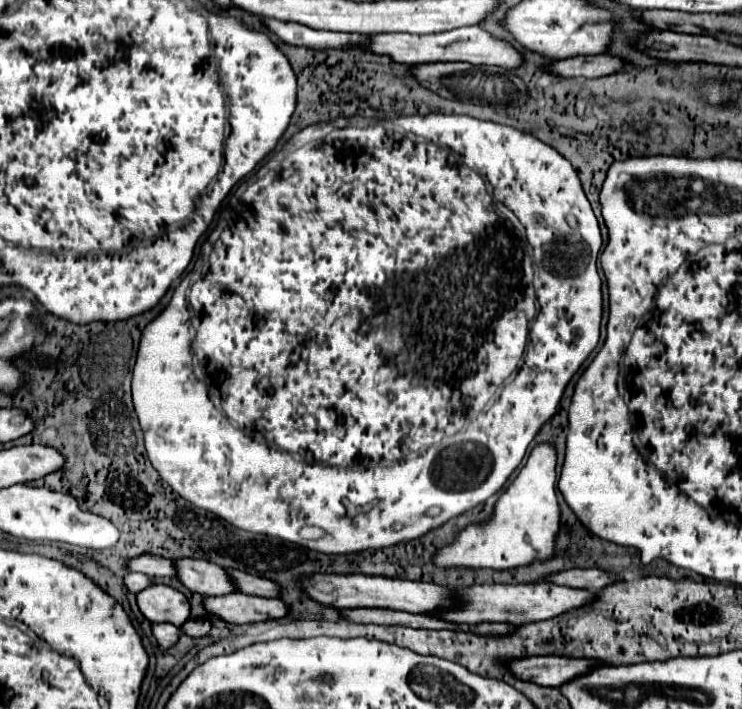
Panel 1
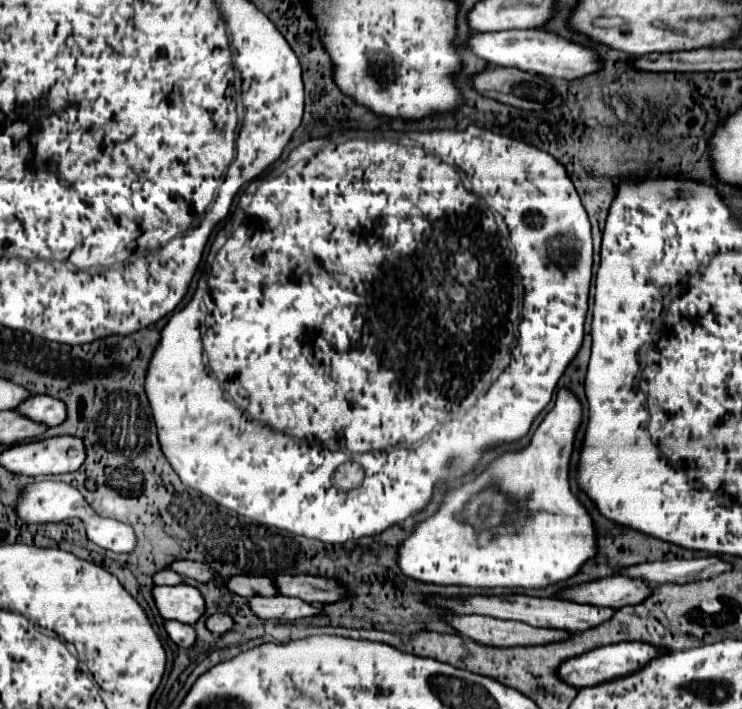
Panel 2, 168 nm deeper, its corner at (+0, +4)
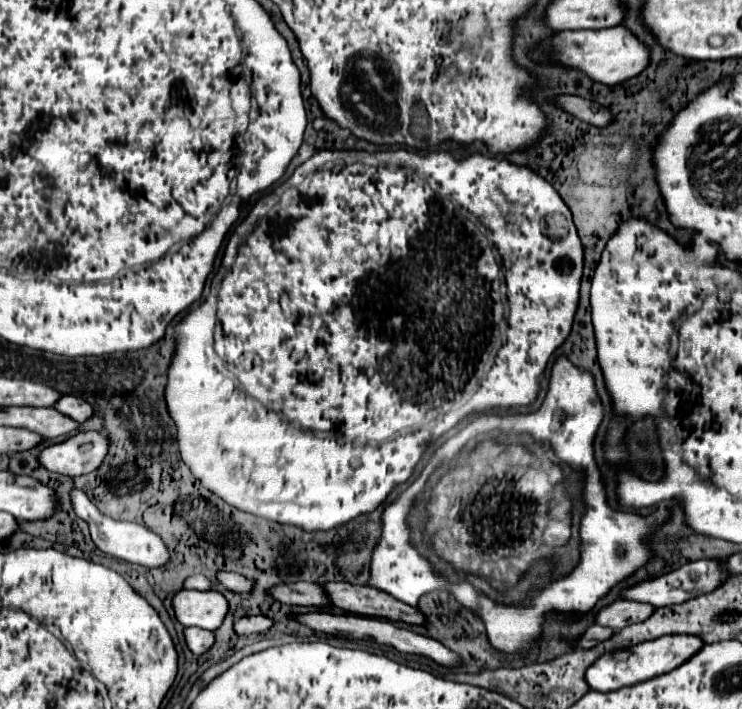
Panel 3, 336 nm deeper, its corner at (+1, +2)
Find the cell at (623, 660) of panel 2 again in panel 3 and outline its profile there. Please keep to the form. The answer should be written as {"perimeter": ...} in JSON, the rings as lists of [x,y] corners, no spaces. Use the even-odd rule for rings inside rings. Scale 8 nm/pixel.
{"perimeter":[[[670,635],[670,637],[658,637],[658,639],[652,639],[652,641],[644,641],[640,645],[630,647],[628,651],[624,649],[624,651],[614,651],[614,653],[602,655],[586,671],[586,681],[592,689],[598,689],[598,691],[614,691],[614,689],[622,689],[622,687],[628,687],[628,685],[636,685],[640,681],[654,679],[654,677],[658,677],[666,671],[680,667],[694,653],[698,653],[702,647],[704,647],[702,639],[698,639],[694,635]]]}

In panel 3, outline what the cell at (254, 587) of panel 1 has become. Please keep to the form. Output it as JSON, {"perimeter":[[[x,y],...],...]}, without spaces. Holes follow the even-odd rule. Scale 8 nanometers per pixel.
{"perimeter":[[[326,583],[330,601],[336,609],[364,615],[364,617],[384,617],[388,621],[400,621],[406,625],[424,625],[426,617],[418,611],[418,607],[406,605],[394,599],[390,593],[368,585],[352,585],[352,583]]]}

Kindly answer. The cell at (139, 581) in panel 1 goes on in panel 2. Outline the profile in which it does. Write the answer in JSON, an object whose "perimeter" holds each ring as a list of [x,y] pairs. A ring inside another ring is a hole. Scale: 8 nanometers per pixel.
{"perimeter":[[[169,569],[157,571],[157,573],[153,575],[153,583],[155,583],[155,585],[177,585],[177,583],[181,583],[181,575],[177,575],[177,573],[169,571]]]}

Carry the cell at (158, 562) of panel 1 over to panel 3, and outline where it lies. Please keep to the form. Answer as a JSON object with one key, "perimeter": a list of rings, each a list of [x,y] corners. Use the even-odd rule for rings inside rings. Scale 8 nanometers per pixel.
{"perimeter":[[[218,573],[216,577],[226,589],[236,591],[236,593],[246,595],[246,593],[252,593],[252,589],[254,589],[254,583],[250,579],[246,579],[246,577],[242,577],[242,575],[238,575],[238,573]]]}

